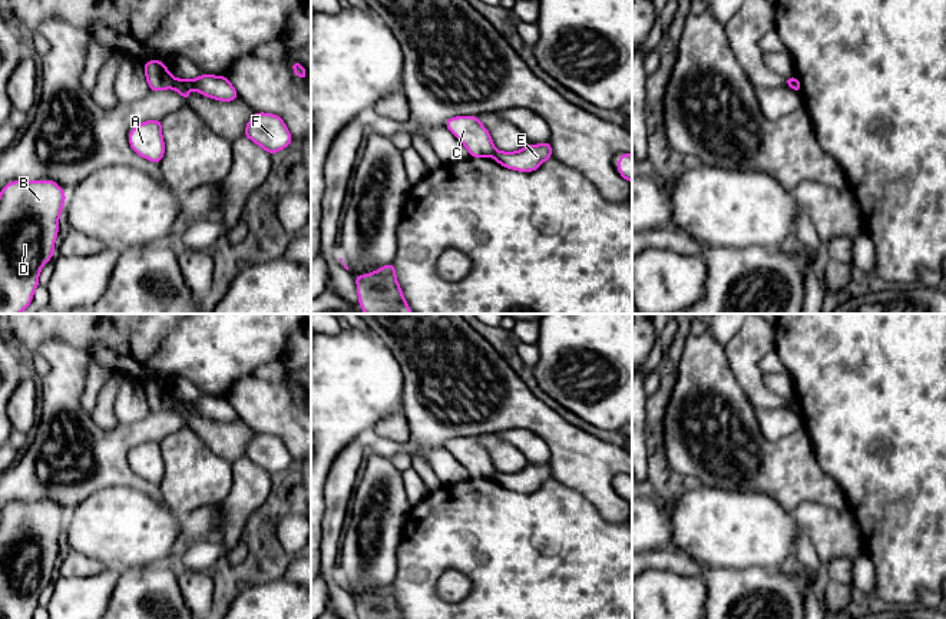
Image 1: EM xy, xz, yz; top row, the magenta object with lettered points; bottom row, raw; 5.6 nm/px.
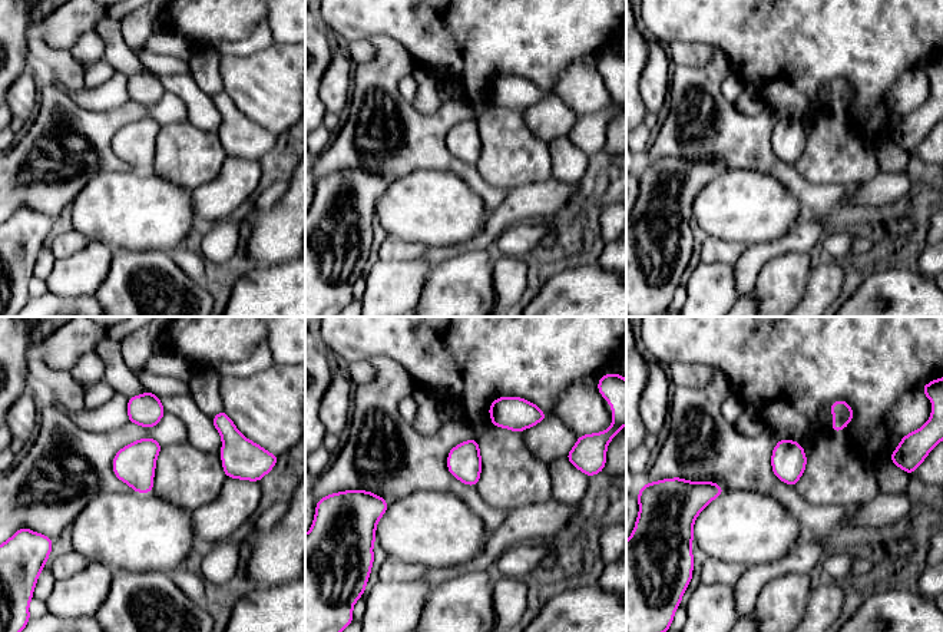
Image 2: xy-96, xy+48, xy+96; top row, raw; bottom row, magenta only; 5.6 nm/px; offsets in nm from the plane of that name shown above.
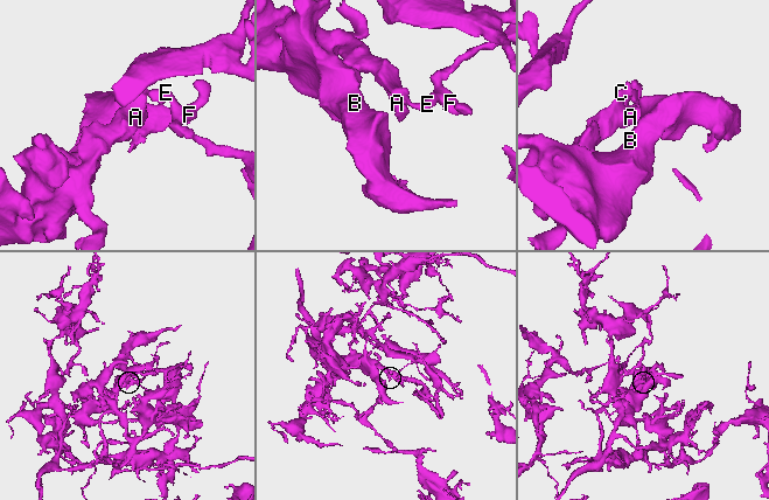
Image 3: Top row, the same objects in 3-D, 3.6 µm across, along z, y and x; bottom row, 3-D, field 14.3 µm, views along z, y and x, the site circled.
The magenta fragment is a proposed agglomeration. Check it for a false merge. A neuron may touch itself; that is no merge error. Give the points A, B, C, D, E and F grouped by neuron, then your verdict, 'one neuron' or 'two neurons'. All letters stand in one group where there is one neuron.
groups A B C D / E F; two neurons

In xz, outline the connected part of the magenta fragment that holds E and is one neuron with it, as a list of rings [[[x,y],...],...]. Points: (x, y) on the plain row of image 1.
[[[550,461],[540,466],[526,466],[517,473],[500,473],[496,471],[492,479],[507,490],[519,493],[533,493],[546,480],[552,479]]]

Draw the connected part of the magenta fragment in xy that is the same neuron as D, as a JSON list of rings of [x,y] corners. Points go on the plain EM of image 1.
[[[14,502],[0,512],[0,619],[33,619],[42,587],[53,579],[64,522],[54,502]]]

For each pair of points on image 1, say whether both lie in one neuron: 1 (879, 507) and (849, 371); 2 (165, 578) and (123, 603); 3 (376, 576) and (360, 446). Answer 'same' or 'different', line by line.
1: same
2: same
3: different

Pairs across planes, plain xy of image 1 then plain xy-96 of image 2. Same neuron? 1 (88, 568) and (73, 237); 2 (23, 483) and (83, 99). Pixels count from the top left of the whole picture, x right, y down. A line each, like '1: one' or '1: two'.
1: one
2: two

